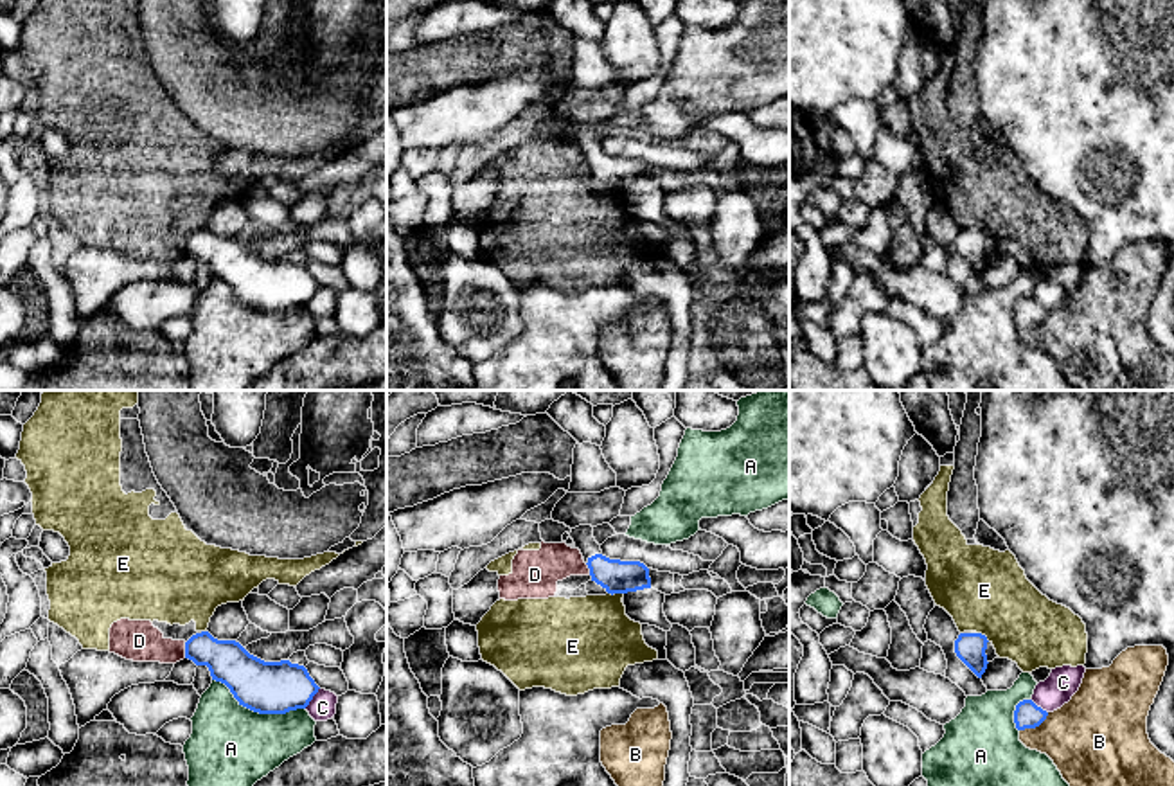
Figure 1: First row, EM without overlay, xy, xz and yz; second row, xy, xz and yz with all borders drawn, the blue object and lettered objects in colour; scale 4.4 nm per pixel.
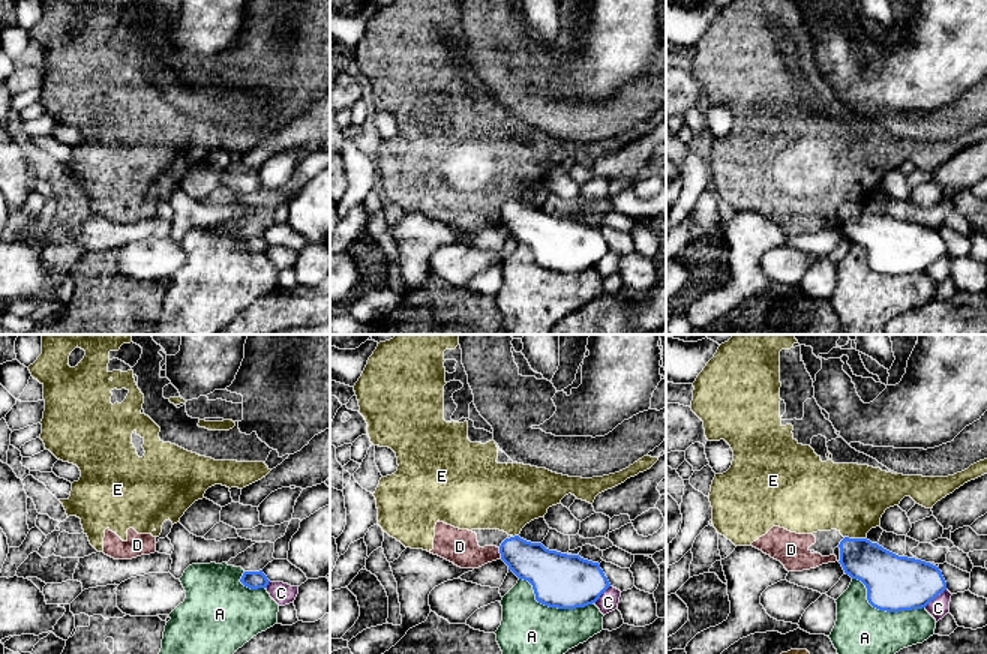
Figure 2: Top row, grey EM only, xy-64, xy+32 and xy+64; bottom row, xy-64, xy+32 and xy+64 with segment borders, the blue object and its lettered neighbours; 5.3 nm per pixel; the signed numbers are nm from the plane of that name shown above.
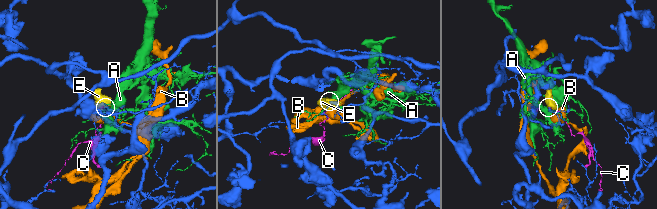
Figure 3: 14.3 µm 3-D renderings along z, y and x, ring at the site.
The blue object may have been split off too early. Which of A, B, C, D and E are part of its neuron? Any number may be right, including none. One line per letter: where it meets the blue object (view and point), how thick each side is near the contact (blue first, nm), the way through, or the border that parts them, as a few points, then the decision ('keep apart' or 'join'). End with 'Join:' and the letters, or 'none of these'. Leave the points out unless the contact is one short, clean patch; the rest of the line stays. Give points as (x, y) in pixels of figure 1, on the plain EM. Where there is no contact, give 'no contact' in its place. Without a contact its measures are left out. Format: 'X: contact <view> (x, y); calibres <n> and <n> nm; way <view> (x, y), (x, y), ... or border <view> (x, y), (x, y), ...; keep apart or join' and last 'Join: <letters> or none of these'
A: contact xy (257, 308); calibres 240 and 380 nm; keep apart
B: contact yz (1034, 324); calibres 120 and 380 nm; keep apart
C: contact xy (311, 295); calibres 240 and 120 nm; keep apart
D: contact xy (186, 247); calibres 190 and 190 nm; border xy (184, 240), (186, 254); keep apart
E: contact yz (984, 232); calibres 140 and 380 nm; border yz (977, 229), (989, 238); keep apart
Join: none of these

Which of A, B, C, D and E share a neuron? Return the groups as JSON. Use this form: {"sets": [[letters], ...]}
{"sets": [["A"], ["B"], ["C"], ["D", "E"]]}

